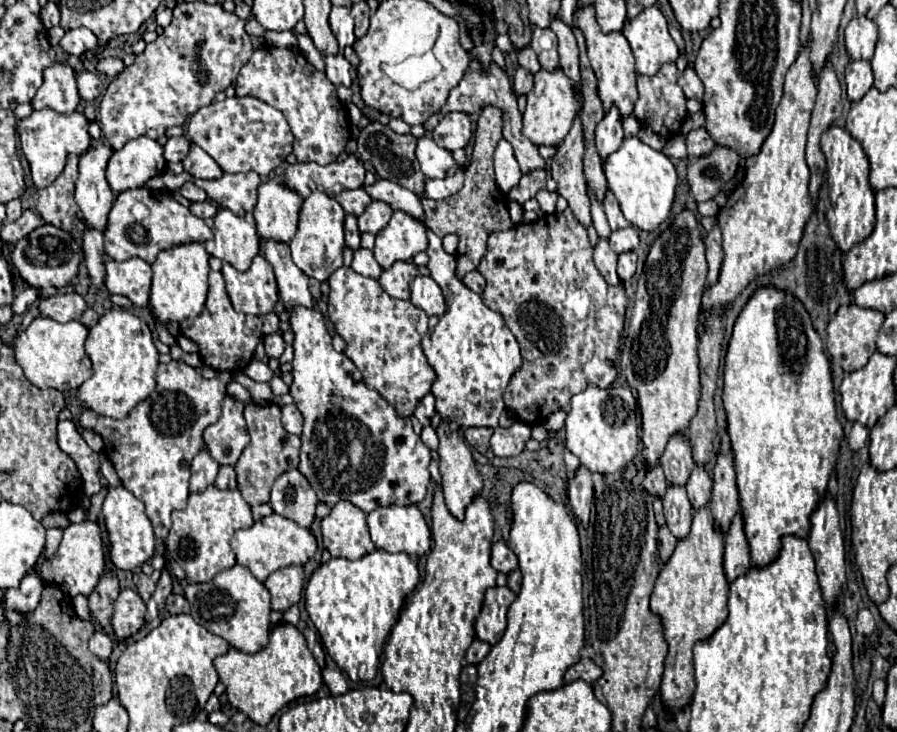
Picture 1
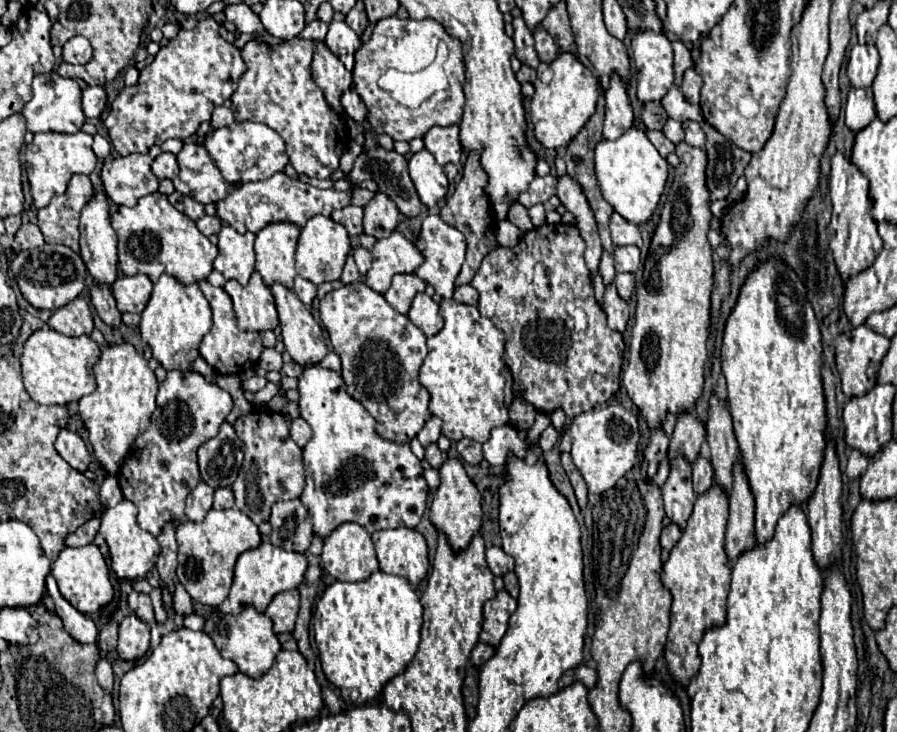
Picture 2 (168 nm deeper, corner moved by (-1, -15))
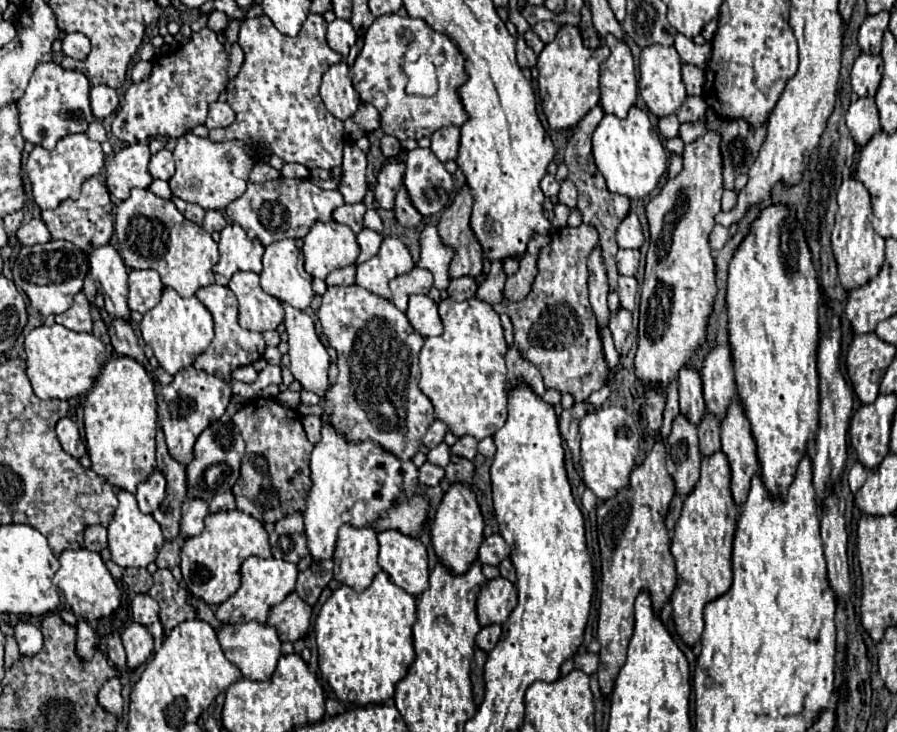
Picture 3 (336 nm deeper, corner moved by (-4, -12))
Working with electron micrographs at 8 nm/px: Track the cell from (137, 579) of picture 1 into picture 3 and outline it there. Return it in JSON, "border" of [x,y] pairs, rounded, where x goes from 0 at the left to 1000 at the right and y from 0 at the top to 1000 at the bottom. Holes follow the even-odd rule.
{"border":[[[151,813],[146,832],[148,832],[148,848],[162,857],[166,857],[177,846],[177,827],[166,813]]]}

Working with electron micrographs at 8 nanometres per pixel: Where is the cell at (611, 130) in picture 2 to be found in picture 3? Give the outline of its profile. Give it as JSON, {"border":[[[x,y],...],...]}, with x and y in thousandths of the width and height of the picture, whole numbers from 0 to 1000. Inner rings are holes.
{"border":[[[677,48],[674,56],[681,67],[681,75],[670,89],[668,141],[674,154],[683,154],[697,163],[701,146],[706,146],[710,138],[710,105],[708,105],[706,75],[695,53]]]}

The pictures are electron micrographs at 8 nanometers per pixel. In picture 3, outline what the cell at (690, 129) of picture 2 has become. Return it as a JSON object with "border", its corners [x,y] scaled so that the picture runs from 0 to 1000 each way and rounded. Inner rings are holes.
{"border":[[[766,133],[766,135],[761,138],[761,146],[759,146],[759,152],[755,154],[755,160],[757,160],[759,168],[779,165],[781,160],[786,160],[786,152],[788,152],[788,143],[786,143],[784,133]]]}

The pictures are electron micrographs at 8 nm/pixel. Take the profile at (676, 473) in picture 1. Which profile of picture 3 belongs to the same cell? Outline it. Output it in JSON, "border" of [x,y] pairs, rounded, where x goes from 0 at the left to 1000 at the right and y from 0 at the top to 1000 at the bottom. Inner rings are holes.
{"border":[[[775,501],[757,504],[757,551],[761,567],[766,567],[773,578],[781,575],[786,561],[786,545],[781,512]]]}

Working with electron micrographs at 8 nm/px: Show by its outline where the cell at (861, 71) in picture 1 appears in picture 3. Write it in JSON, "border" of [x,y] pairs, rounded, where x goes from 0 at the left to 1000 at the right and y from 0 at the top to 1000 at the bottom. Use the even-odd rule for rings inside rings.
{"border":[[[955,133],[944,157],[944,173],[958,201],[962,201],[975,182],[980,182],[980,154],[975,146],[975,138],[971,133]]]}

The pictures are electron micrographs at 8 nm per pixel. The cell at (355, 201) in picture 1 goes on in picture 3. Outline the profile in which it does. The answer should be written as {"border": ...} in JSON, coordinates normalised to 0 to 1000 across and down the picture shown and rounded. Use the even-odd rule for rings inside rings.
{"border":[[[396,277],[396,280],[380,280],[373,286],[371,291],[371,302],[382,305],[387,310],[391,310],[394,318],[400,318],[405,313],[405,294],[407,294],[407,280],[405,277]]]}

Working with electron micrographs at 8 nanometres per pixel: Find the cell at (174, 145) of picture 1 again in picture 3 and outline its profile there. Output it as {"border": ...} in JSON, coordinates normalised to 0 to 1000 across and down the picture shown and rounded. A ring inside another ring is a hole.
{"border":[[[179,204],[177,209],[173,209],[173,212],[168,214],[168,220],[166,220],[166,236],[168,236],[168,242],[173,242],[173,245],[186,247],[186,245],[195,236],[195,220],[193,220],[191,206]]]}

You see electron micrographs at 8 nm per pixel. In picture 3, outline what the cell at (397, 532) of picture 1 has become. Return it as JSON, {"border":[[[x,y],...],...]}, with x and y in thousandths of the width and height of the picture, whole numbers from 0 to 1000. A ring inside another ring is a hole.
{"border":[[[427,725],[423,736],[423,775],[434,791],[456,813],[469,813],[478,799],[476,750],[463,736],[445,725]]]}

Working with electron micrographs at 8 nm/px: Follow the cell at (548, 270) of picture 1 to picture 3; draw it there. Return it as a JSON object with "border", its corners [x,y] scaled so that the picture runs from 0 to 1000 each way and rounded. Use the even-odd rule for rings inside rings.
{"border":[[[652,305],[621,313],[619,327],[601,343],[601,376],[590,406],[583,414],[561,408],[550,417],[554,428],[570,433],[579,480],[588,493],[599,499],[608,529],[637,537],[641,548],[650,548],[661,534],[668,534],[677,515],[666,439],[654,408],[654,351],[666,329],[666,313]]]}

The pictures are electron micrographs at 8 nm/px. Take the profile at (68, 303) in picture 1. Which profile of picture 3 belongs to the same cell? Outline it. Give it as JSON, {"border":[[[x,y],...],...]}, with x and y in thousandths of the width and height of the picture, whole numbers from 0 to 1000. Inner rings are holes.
{"border":[[[93,400],[84,403],[84,414],[79,417],[79,422],[75,422],[68,430],[61,430],[61,439],[72,444],[79,452],[95,452],[101,455],[104,449],[104,436],[101,436],[101,422],[99,422],[99,411]]]}

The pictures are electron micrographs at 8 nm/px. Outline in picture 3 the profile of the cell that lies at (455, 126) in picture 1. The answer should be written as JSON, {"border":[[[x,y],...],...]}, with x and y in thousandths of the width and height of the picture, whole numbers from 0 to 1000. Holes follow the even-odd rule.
{"border":[[[494,173],[480,184],[480,206],[492,223],[509,217],[512,206],[512,173]]]}

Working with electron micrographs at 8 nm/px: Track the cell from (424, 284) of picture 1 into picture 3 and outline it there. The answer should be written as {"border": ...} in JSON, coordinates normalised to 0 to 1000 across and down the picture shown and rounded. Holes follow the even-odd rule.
{"border":[[[458,403],[456,422],[452,425],[452,430],[469,460],[494,455],[494,441],[487,428],[487,414],[480,411],[476,403]]]}

